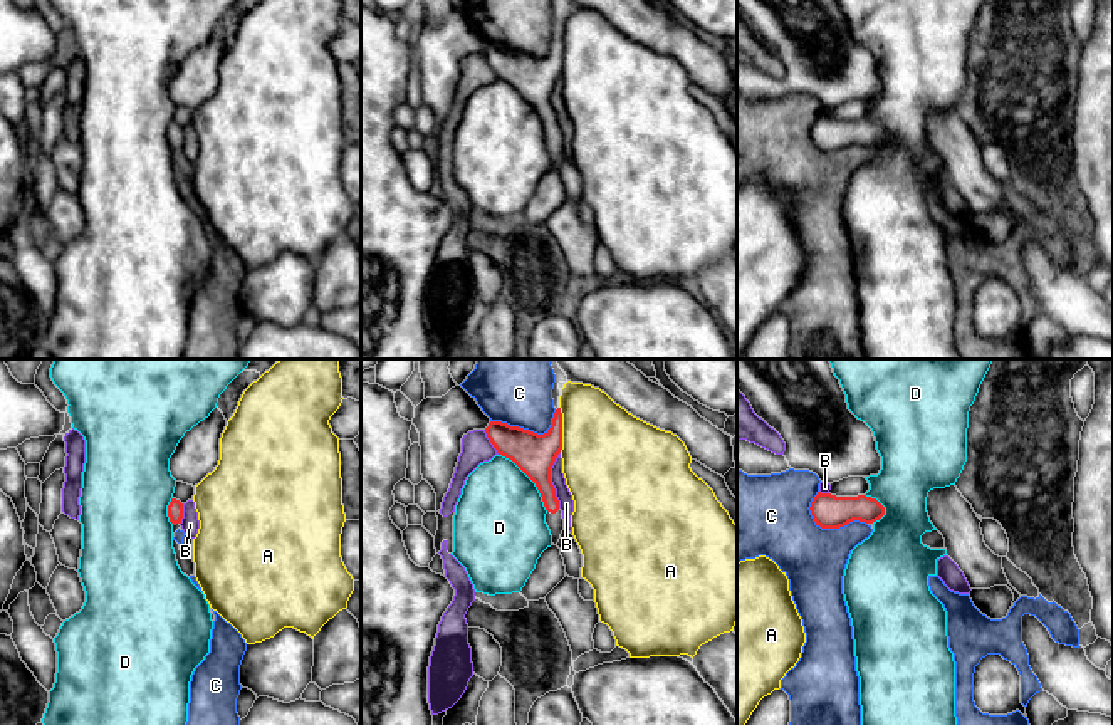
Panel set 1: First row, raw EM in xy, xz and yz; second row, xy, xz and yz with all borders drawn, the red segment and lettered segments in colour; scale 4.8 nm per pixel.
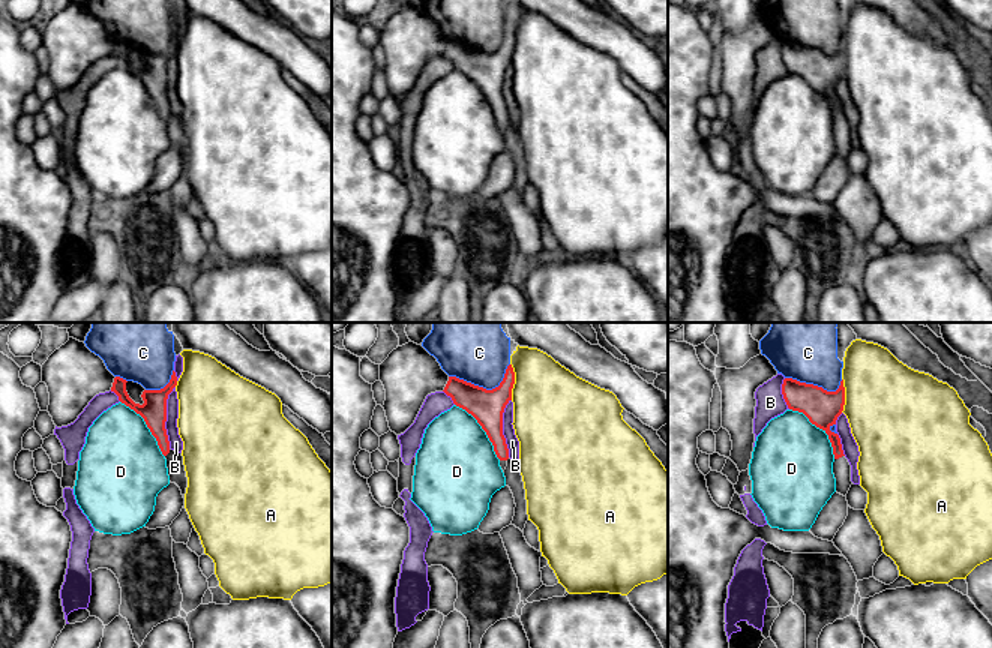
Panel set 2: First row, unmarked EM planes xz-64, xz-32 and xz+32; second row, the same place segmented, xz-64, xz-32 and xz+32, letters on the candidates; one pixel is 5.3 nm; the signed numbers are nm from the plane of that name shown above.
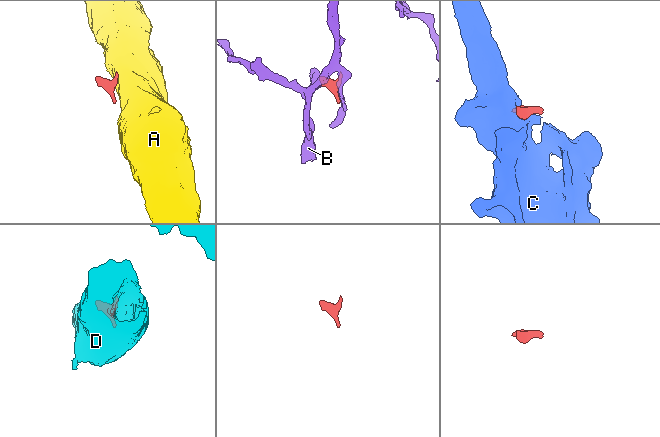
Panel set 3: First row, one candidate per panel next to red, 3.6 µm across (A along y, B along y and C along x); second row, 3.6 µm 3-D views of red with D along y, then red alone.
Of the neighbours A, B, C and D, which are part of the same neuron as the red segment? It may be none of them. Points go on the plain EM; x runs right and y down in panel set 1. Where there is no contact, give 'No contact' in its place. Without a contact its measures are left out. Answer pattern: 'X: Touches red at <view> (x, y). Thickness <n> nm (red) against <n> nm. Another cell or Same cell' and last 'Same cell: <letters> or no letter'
A: Touches red at xz (561, 54). Thickness 190 nm (red) against 440 nm. Another cell
B: Touches red at xz (549, 104). Thickness 190 nm (red) against 80 nm. Another cell
C: Touches red at yz (831, 151). Thickness 160 nm (red) against 320 nm. Another cell
D: Touches red at xz (531, 103). Thickness 190 nm (red) against 440 nm. Another cell
Same cell: no letter

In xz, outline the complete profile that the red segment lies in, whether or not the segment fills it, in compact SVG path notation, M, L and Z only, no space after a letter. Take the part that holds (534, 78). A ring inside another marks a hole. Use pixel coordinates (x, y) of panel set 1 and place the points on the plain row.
M561 32L556 34L552 49L544 59L502 45L490 45L485 57L497 77L512 84L536 107L547 134L546 148L552 168L557 170L564 154L564 143L551 106L551 92L562 74Z

